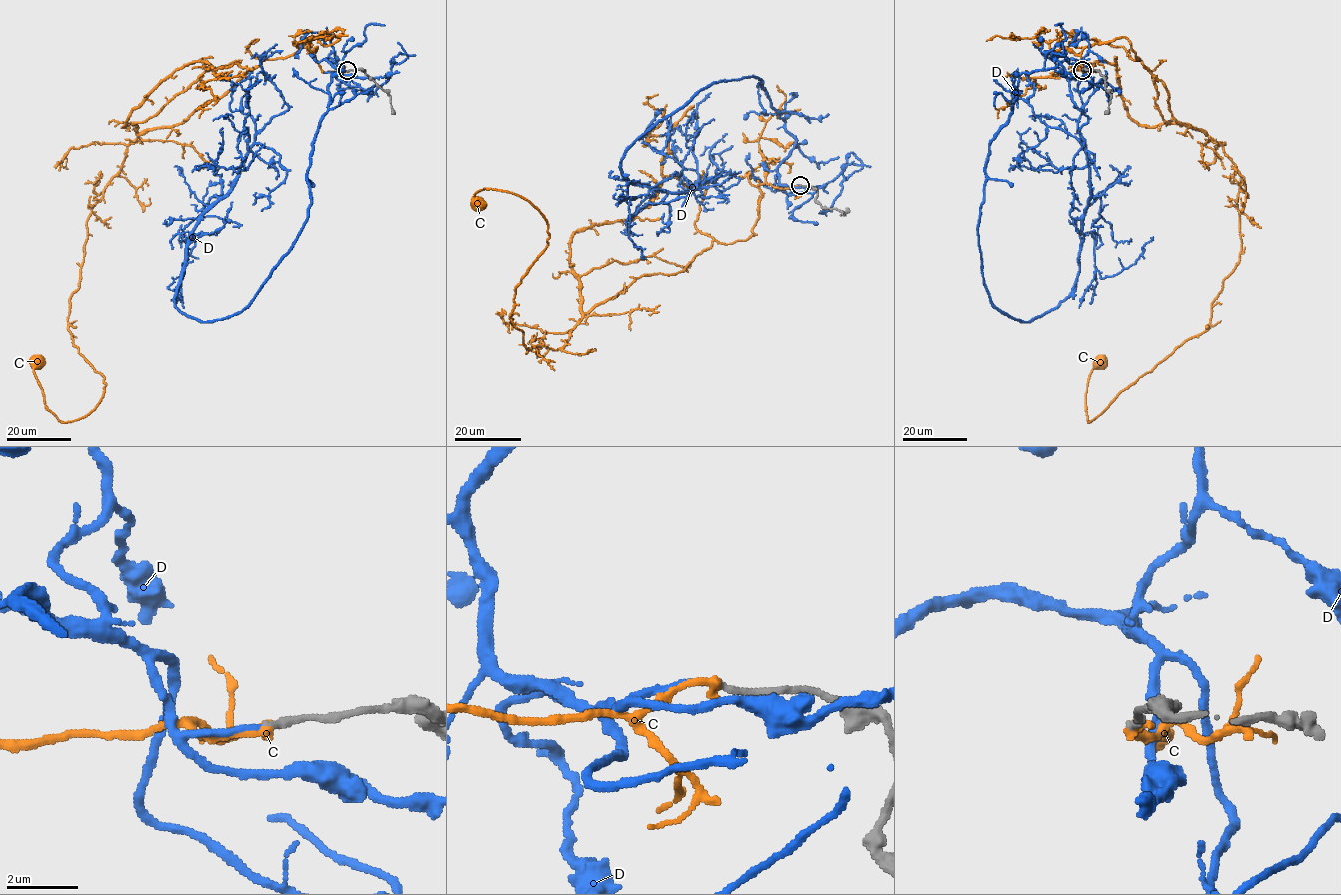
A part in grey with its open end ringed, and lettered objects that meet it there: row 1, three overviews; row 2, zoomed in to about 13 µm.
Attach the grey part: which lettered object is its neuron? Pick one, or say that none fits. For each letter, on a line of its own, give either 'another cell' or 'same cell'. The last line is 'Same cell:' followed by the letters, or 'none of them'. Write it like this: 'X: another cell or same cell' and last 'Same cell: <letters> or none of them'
C: another cell
D: same cell
Same cell: D

